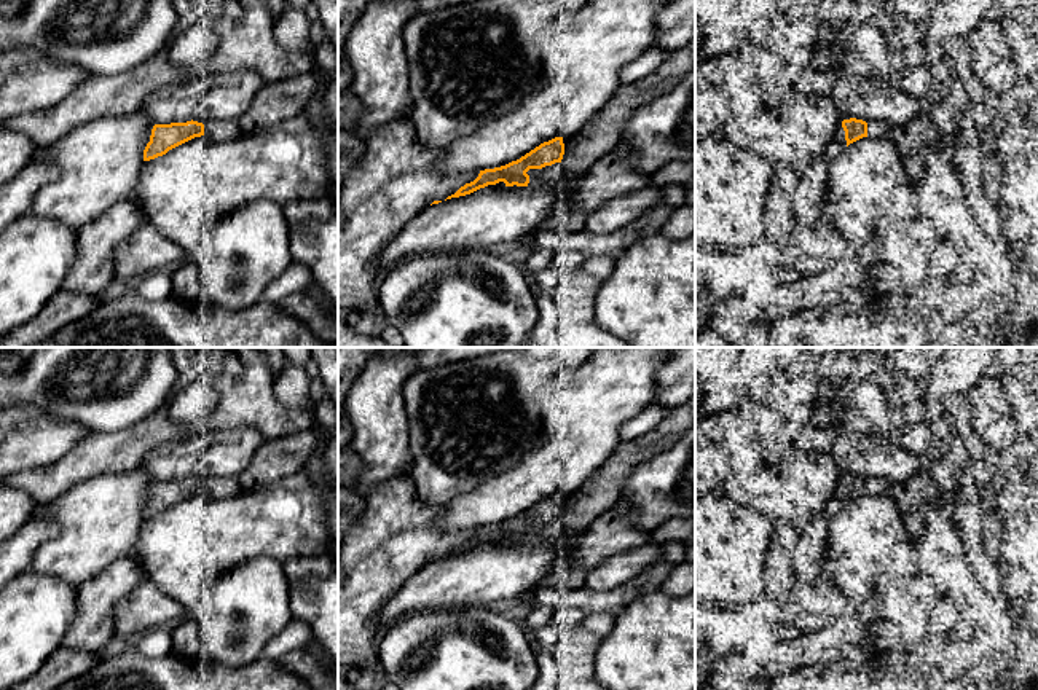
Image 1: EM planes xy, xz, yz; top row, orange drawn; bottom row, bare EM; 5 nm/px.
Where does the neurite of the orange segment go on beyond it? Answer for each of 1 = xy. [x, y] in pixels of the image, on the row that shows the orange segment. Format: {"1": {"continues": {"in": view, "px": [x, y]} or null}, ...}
{"1": {"continues": {"in": "xy", "px": [217, 131]}}}

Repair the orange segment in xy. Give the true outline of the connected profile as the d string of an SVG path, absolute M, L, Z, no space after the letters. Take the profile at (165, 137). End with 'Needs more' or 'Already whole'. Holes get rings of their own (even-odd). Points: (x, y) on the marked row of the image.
M198 121L155 124L150 142L144 150L144 161L166 155L169 150L195 139L206 135L212 142L228 142L241 135L238 121L212 121L204 124Z. Needs more

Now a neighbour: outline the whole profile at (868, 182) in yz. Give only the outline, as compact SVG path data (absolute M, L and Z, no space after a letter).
M863 137L828 163L828 199L823 223L832 226L850 249L863 247L877 223L888 217L920 215L915 182L890 137Z

